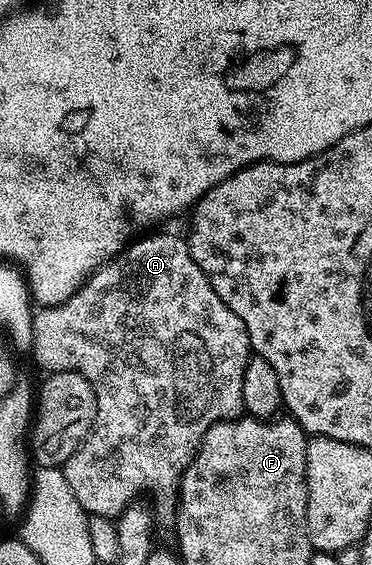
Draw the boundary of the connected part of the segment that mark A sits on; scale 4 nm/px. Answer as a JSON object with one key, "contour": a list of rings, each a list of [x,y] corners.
{"contour":[[[160,232],[157,236],[148,236],[145,240],[129,243],[125,251],[121,252],[108,263],[96,269],[91,276],[85,280],[84,285],[75,292],[66,302],[44,306],[33,315],[30,327],[30,352],[36,355],[36,360],[42,367],[53,372],[77,372],[86,378],[96,390],[96,417],[92,428],[88,431],[88,437],[81,442],[80,448],[62,465],[62,471],[66,482],[70,482],[70,490],[74,490],[74,498],[83,506],[89,516],[121,516],[133,502],[139,501],[143,492],[152,492],[156,499],[154,512],[157,517],[171,521],[176,514],[178,493],[180,491],[180,480],[184,472],[190,466],[200,450],[200,443],[210,430],[210,426],[217,424],[219,420],[234,420],[244,412],[242,402],[242,380],[243,372],[246,370],[250,357],[250,345],[246,326],[222,298],[210,286],[206,274],[194,262],[194,258],[188,249],[188,241],[183,235],[171,236],[168,232]]]}

